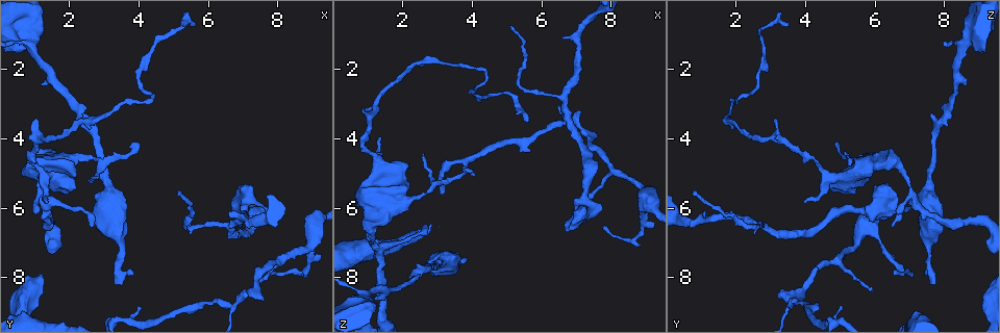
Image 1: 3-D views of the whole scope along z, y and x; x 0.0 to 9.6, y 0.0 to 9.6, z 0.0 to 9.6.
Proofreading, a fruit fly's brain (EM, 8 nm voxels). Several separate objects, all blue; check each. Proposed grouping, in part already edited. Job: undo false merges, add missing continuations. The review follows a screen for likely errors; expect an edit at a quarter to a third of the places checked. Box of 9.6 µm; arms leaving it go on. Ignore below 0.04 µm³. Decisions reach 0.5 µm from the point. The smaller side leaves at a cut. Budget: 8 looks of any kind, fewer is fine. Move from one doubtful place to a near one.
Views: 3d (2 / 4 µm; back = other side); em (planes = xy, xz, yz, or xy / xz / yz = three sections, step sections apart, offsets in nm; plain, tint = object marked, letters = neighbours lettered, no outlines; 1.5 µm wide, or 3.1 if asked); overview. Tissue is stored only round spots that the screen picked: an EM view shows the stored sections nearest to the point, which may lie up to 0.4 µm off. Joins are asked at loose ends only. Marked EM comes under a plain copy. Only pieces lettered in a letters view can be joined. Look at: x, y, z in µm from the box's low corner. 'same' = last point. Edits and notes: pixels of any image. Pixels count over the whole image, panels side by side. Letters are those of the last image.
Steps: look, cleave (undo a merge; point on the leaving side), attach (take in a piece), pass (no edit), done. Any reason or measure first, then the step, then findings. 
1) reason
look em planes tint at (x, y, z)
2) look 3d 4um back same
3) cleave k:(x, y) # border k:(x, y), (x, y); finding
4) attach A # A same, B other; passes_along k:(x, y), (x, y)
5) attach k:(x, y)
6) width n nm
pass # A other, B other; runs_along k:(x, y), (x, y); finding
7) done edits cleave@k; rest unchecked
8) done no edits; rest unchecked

thin end
look 3d 2um back at (2.65, 5.25, 4.40)

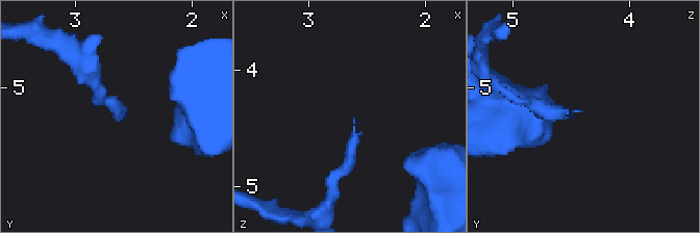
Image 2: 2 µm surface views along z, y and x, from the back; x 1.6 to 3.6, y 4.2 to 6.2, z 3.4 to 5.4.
need the tissue
look em xz step 8 letters at (2.62, 5.20, 4.44)

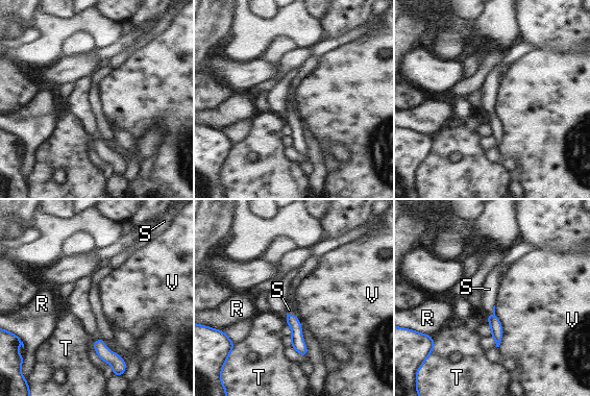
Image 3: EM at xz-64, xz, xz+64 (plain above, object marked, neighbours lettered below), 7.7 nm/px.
attach S # R other, S same, T other, V other; it goes on there

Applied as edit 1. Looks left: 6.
see it whole again
look overview

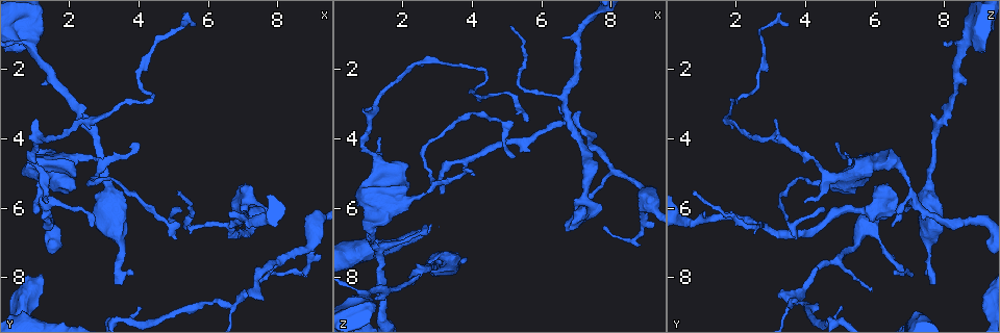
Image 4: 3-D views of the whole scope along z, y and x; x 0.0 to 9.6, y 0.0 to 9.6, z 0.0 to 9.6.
three-way junction
look 3d 2um at (6.70, 8.85, 3.55)

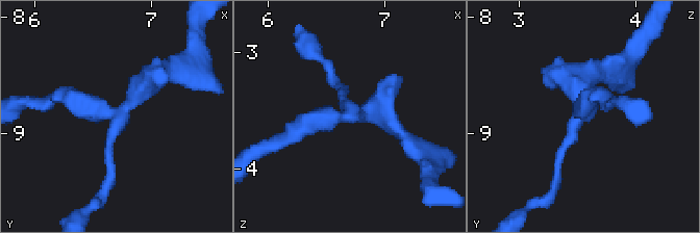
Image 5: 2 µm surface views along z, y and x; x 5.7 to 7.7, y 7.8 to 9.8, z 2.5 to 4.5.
arms 3; now the EM
look em planes tint at (6.74, 8.80, 3.52)

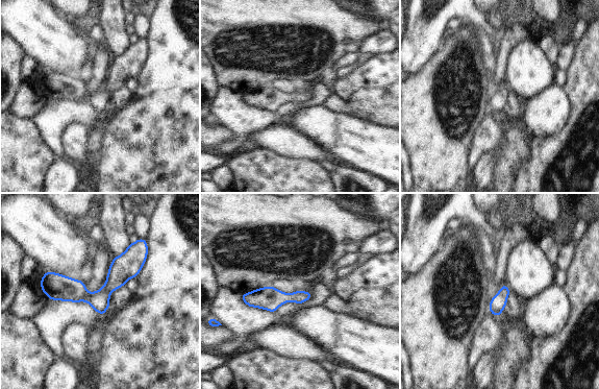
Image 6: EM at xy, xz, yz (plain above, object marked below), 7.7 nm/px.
look em planes letters same

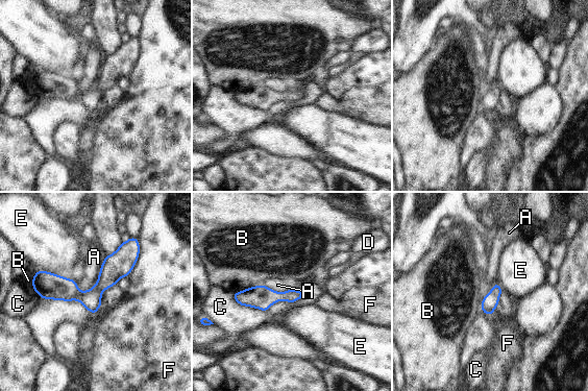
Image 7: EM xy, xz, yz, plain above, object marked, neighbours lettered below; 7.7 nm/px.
longest_contact A 340 nm
pass # A other, B other, C other, D other, E other, F other; runs_along 7:(131, 244), (91, 295), (35, 287); all the same neuron

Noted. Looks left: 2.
done edits attach@3; rest unchecked

